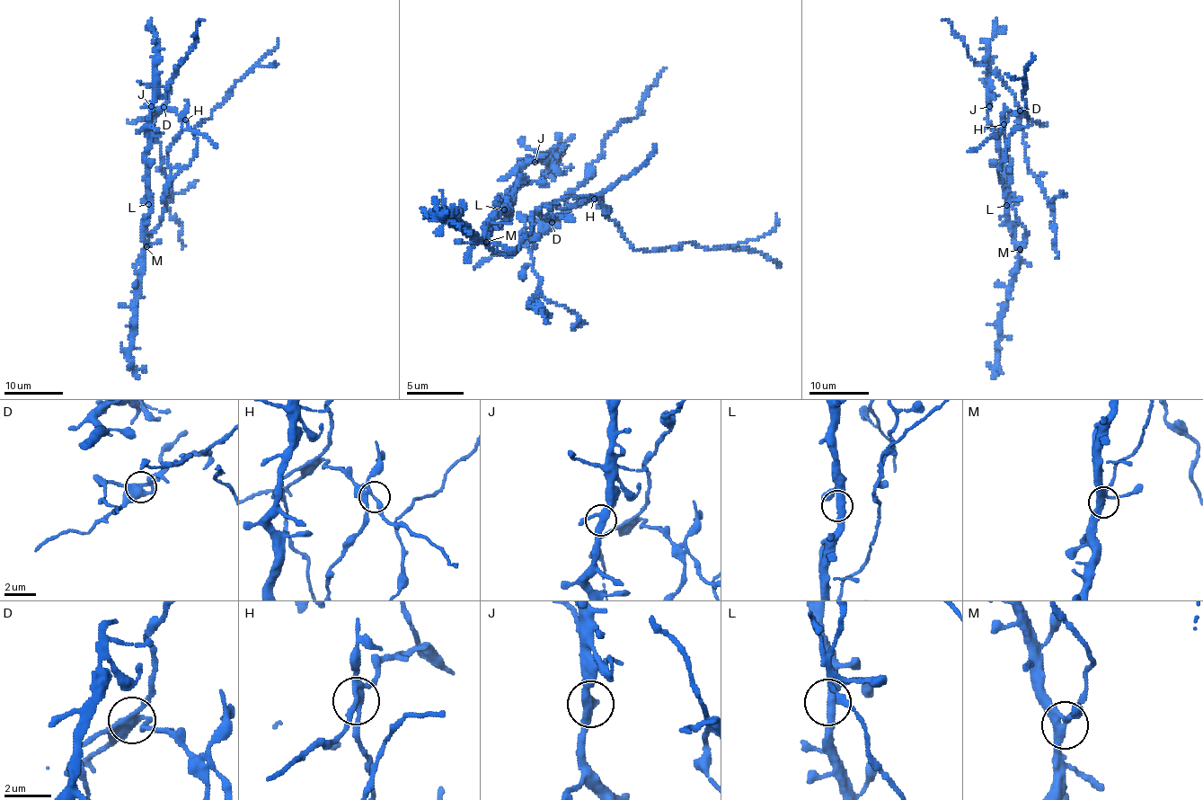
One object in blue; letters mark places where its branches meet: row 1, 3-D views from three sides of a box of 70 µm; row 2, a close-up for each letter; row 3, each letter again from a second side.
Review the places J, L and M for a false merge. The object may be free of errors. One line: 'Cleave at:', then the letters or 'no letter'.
Cleave at: M

